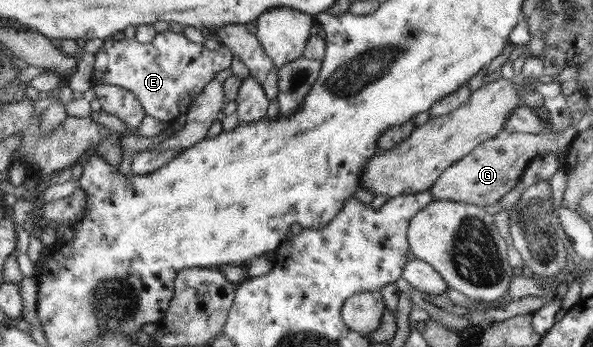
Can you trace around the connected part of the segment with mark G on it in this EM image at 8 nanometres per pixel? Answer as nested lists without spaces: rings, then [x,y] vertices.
[[[570,124],[561,132],[552,132],[548,128],[538,134],[509,133],[502,130],[494,138],[481,142],[470,154],[446,168],[429,191],[433,200],[450,199],[481,207],[494,204],[518,184],[525,168],[536,156],[544,152],[554,152],[556,155],[566,152],[574,138],[577,138],[577,133],[577,128]]]

